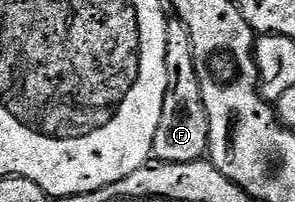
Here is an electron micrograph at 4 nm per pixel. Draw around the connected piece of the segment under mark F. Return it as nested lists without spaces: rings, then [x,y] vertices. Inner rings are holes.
[[[176,20],[167,28],[167,92],[163,100],[163,116],[155,128],[152,157],[158,163],[187,164],[200,162],[209,149],[209,121],[195,72],[189,29]]]

